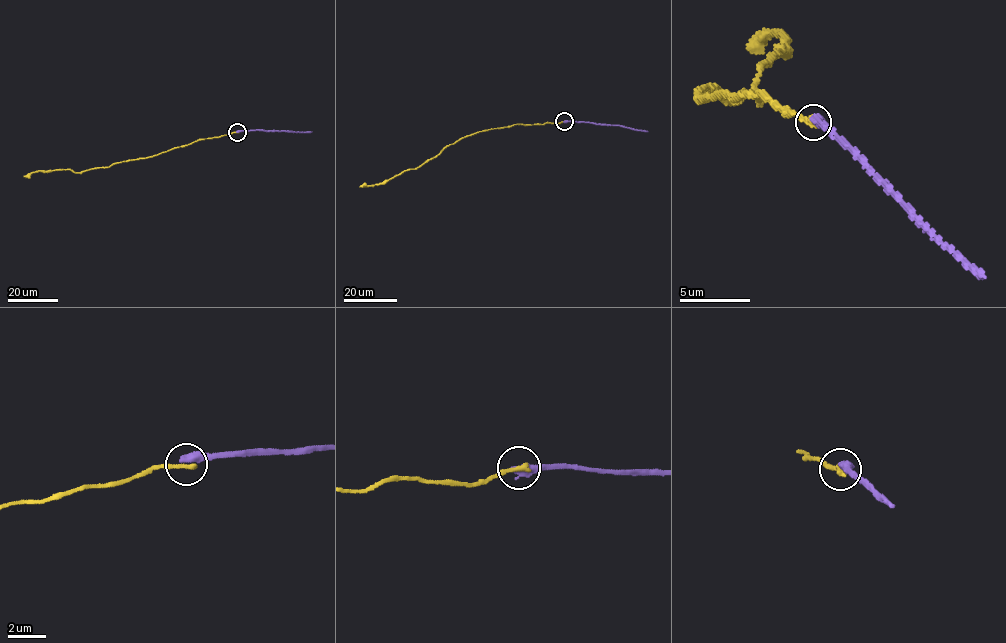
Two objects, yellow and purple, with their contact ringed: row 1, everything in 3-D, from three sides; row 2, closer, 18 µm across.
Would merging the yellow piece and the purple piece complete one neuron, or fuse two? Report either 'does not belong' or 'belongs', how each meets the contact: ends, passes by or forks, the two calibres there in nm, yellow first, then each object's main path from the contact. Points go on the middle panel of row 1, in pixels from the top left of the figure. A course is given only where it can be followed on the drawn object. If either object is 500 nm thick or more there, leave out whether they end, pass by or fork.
does not belong; yellow ends; purple ends; calibres 280 and 480 nm; course yellow (564, 121), (517, 124), (478, 132), (447, 145), (415, 169), (383, 182), (360, 187); course purple (564, 121), (619, 125), (648, 131)

